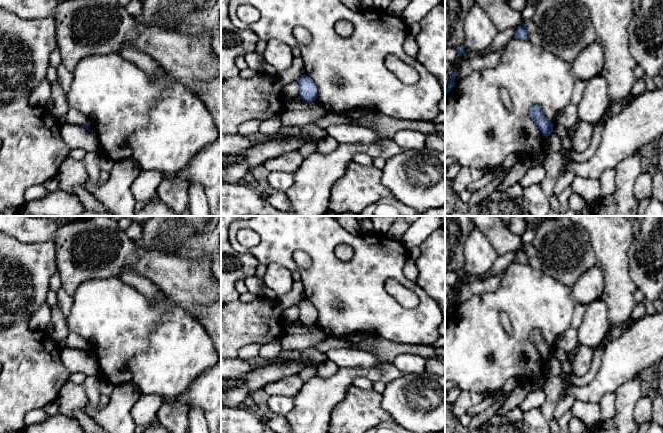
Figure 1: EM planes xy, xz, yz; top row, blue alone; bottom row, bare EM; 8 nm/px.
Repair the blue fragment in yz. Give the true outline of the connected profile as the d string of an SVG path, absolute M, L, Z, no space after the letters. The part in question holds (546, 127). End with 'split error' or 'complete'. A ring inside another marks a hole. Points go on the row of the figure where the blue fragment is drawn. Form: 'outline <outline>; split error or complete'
outline M534 105L529 110L530 117L536 123L542 134L548 138L548 136L554 132L553 124L544 116L541 107Z; complete

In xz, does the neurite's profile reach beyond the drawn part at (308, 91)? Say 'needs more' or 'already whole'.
already whole

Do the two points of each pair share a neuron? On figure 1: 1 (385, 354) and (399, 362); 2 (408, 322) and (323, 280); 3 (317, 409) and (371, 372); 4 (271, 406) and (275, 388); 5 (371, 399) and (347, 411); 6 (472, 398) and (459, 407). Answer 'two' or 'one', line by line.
1: two
2: one
3: one
4: two
5: one
6: one

